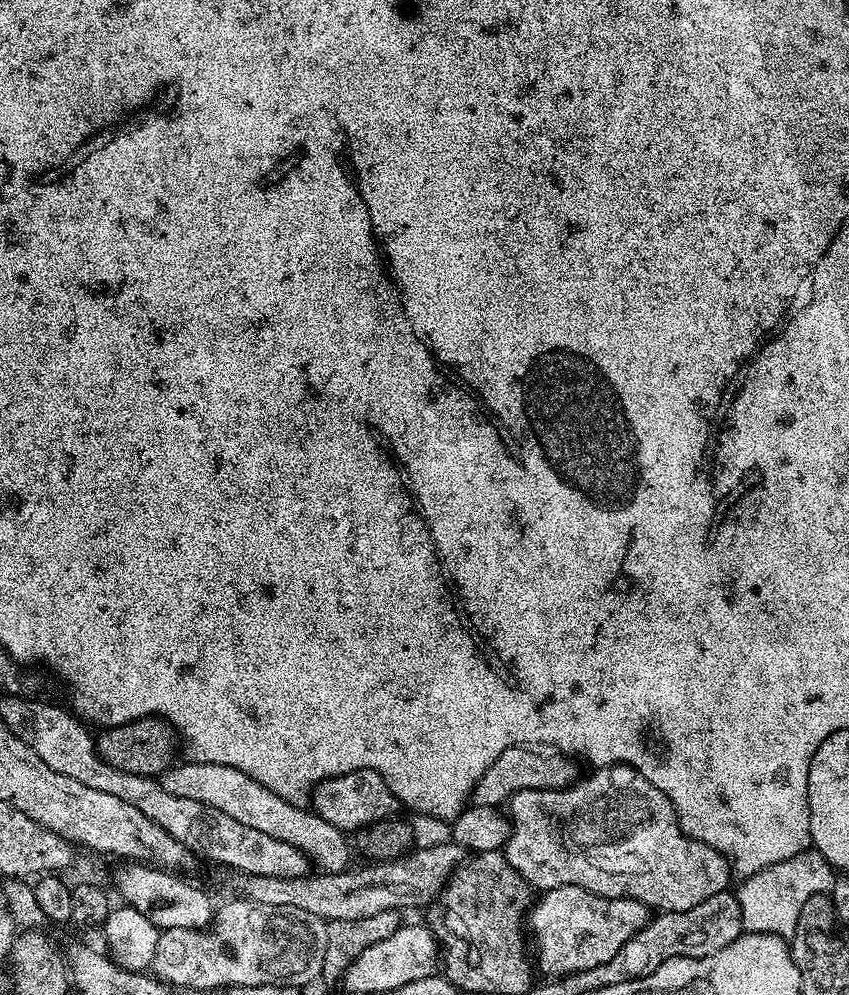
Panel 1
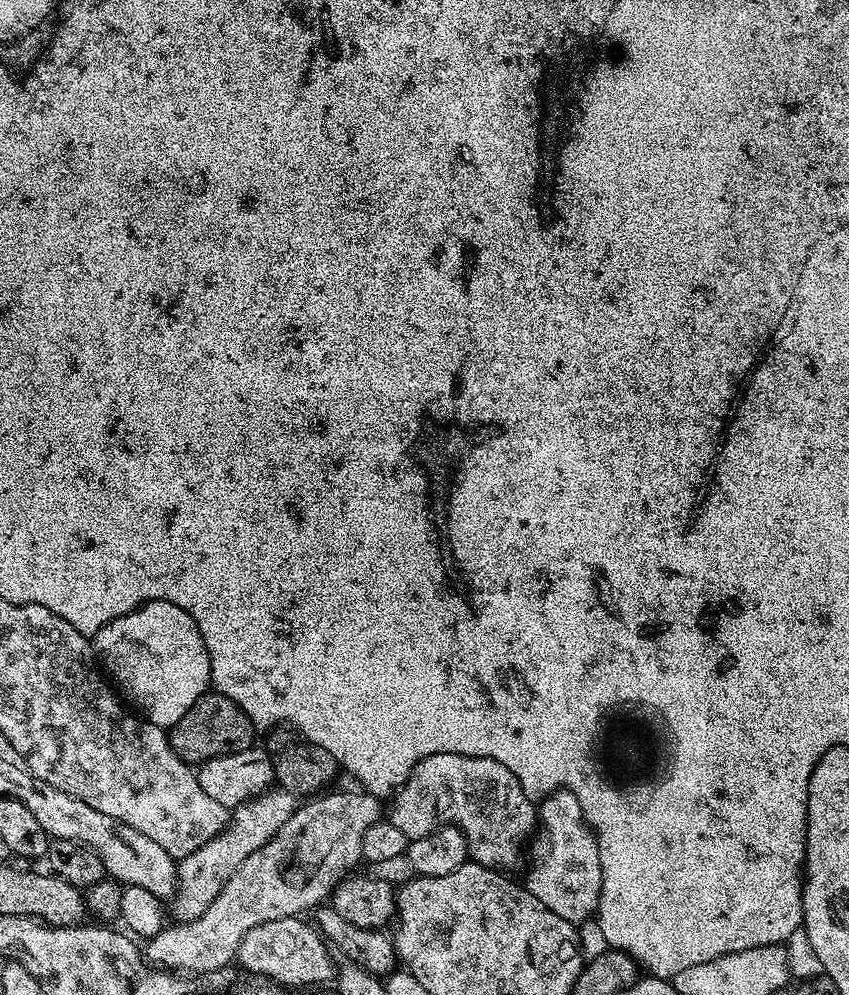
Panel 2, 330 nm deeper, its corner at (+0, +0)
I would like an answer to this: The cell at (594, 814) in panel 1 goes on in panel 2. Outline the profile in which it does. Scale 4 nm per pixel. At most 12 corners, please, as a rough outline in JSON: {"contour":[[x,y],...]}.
{"contour":[[462,754],[422,758],[390,823],[409,841],[462,830],[509,870],[538,828],[518,778]]}

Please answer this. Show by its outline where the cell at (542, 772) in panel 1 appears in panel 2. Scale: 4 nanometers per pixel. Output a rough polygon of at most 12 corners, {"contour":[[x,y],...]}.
{"contour":[[371,792],[305,799],[197,920],[143,959],[176,974],[235,961],[254,926],[299,917],[361,863]]}

